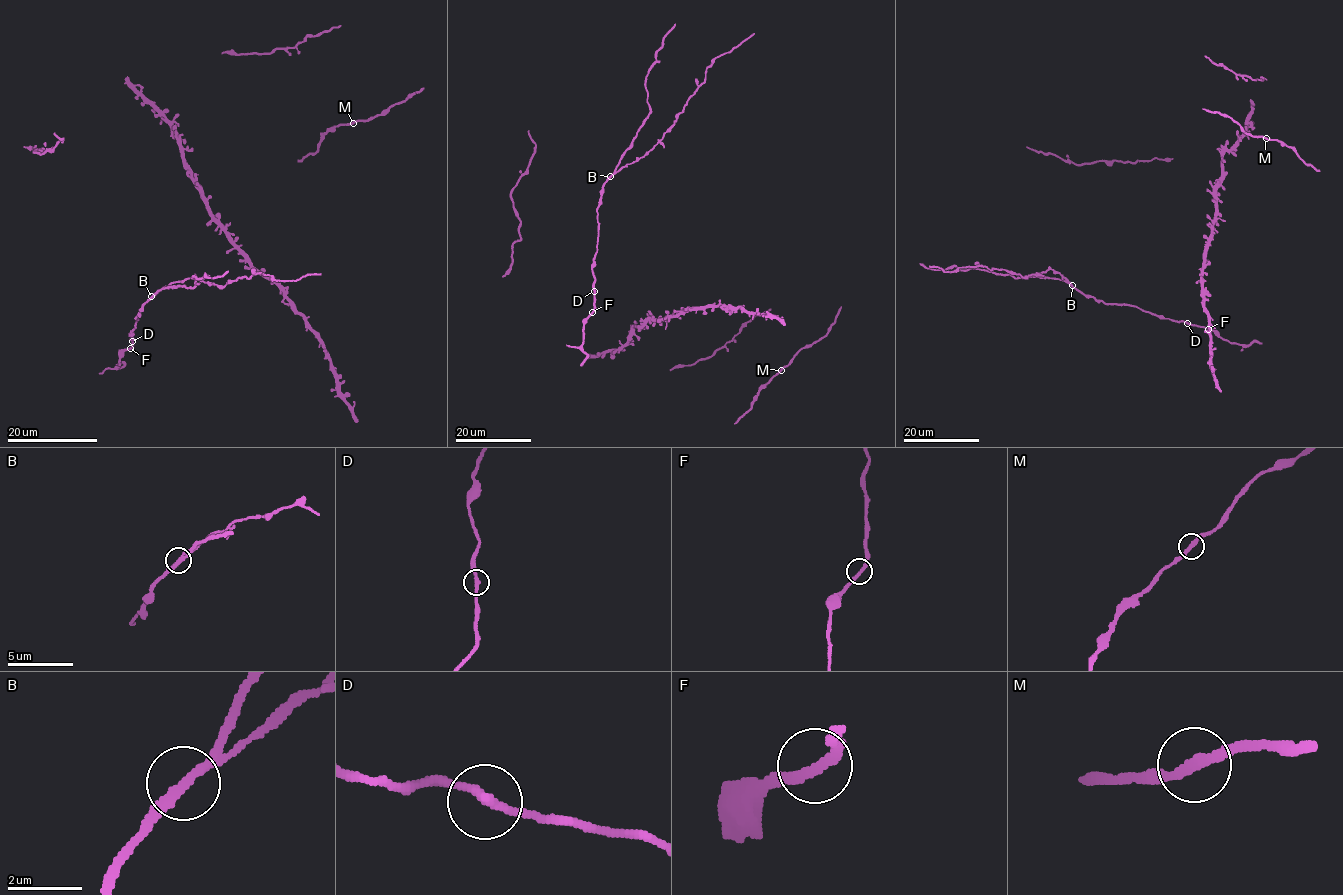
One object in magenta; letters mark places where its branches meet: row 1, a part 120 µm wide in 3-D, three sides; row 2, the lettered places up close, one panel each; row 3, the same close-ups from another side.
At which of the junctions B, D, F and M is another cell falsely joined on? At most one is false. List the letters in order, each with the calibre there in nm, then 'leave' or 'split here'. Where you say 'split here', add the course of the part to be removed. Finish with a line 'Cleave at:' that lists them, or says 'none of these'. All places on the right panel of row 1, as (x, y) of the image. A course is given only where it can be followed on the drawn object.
B: 240 nm thick; split here; foreign part runs (1072, 285), (1052, 269), (1022, 277), (1007, 270), (990, 270), (985, 266), (966, 266), (948, 272), (929, 266)
D: 240 nm thick; leave
F: 240 nm thick; leave
M: 280 nm thick; leave
Cleave at: B

